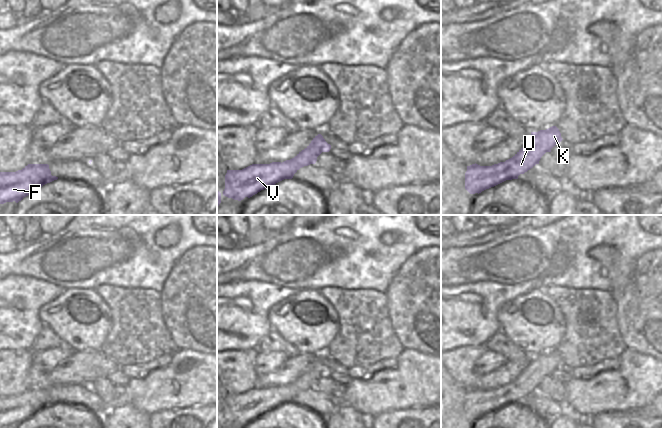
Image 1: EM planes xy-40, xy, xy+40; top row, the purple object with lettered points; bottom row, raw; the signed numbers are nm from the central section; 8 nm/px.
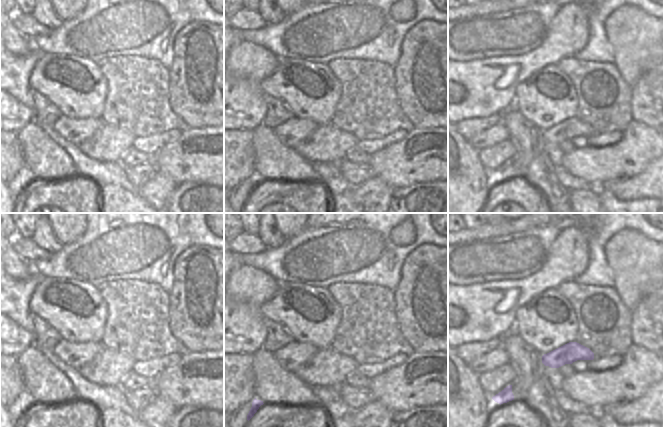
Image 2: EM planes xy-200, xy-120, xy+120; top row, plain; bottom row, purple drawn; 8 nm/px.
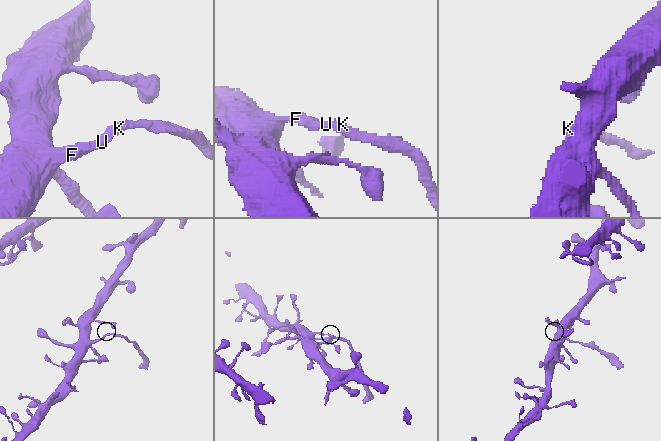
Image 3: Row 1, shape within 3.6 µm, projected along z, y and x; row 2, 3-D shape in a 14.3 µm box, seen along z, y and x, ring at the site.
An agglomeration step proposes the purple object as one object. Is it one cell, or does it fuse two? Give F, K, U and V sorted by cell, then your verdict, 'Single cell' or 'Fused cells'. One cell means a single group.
Groups: F V / K U. Fused cells.

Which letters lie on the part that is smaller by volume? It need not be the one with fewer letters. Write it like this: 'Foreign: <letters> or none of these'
Foreign: K, U

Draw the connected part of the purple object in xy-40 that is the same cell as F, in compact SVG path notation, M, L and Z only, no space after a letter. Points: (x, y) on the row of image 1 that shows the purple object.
M28 164L16 172L0 172L0 204L18 203L37 188L57 180L48 164Z

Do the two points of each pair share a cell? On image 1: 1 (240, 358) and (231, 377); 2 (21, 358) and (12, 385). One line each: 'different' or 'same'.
1: same
2: same

